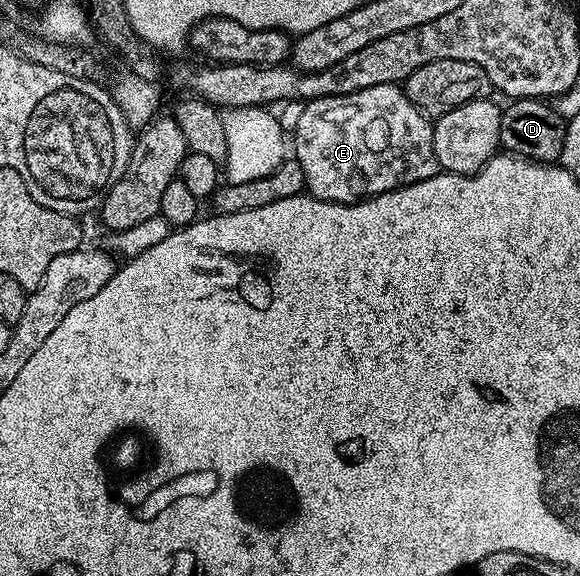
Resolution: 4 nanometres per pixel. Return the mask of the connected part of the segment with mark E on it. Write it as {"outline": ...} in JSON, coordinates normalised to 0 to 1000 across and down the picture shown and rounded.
{"outline":[[[684,144],[645,146],[645,153],[624,153],[617,160],[603,160],[590,167],[545,170],[540,177],[522,179],[519,191],[524,193],[510,205],[510,267],[507,267],[507,274],[509,280],[521,285],[529,335],[548,347],[557,351],[624,351],[645,342],[647,337],[664,337],[669,330],[686,330],[691,323],[705,323],[716,316],[745,309],[759,295],[759,285],[748,267],[747,214],[741,210],[740,200],[722,191],[705,174],[703,165],[697,161]]]}

